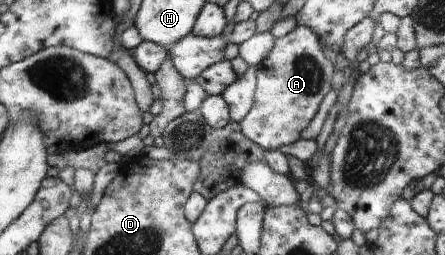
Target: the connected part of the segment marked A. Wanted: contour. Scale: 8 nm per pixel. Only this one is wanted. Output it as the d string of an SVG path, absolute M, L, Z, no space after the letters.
M298 26L288 30L281 36L276 36L271 52L256 66L256 89L254 92L253 108L239 123L242 132L251 142L258 144L264 151L267 148L281 148L287 144L293 144L299 140L299 134L309 126L311 118L315 116L321 98L331 88L331 76L333 76L333 64L325 58L323 46L315 32L307 26Z

